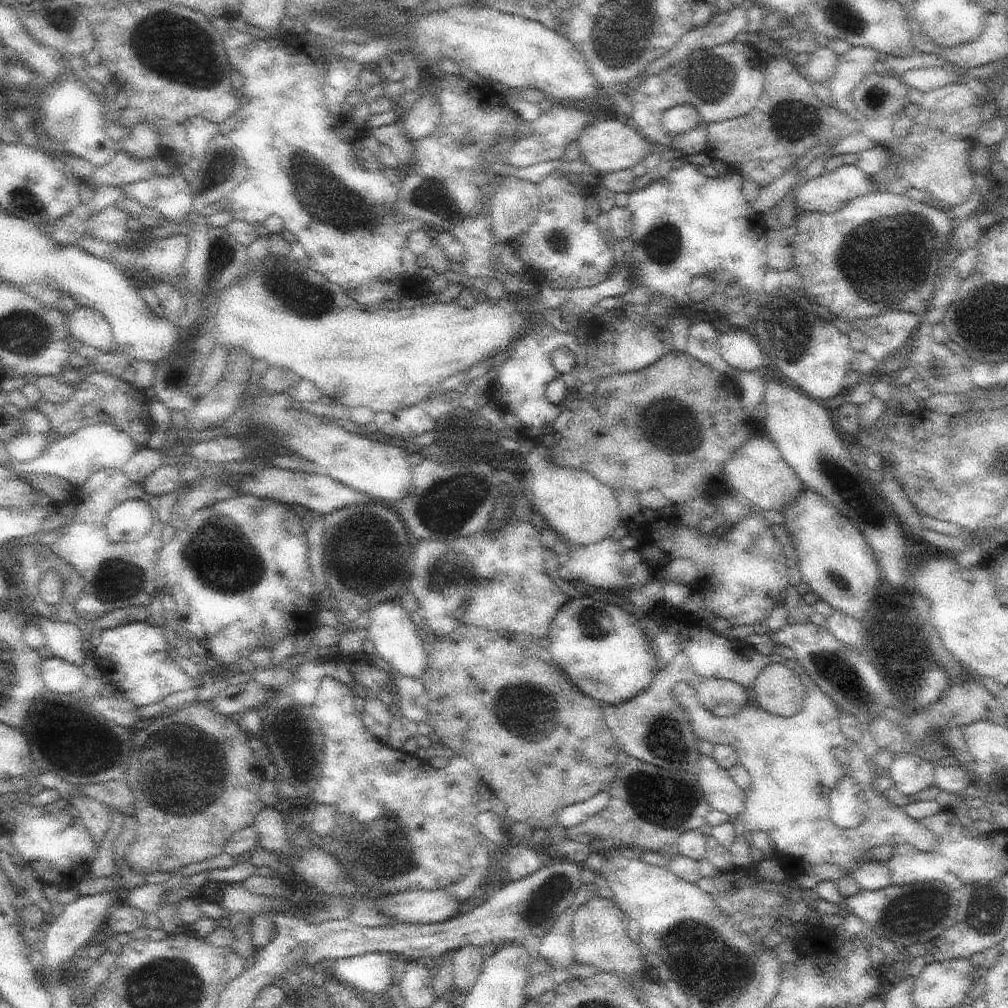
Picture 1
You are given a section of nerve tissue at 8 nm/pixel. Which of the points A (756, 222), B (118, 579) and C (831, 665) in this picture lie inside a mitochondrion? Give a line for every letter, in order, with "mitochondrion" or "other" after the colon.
A: other
B: mitochondrion
C: mitochondrion

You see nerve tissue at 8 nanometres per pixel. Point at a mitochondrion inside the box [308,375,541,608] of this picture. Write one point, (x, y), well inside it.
(454, 500)

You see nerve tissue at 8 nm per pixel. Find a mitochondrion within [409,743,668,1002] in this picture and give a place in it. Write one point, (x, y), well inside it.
(550, 897)

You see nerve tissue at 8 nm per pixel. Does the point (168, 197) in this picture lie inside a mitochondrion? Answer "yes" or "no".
no

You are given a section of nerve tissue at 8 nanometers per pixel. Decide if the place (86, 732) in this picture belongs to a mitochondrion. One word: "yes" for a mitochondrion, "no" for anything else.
yes

